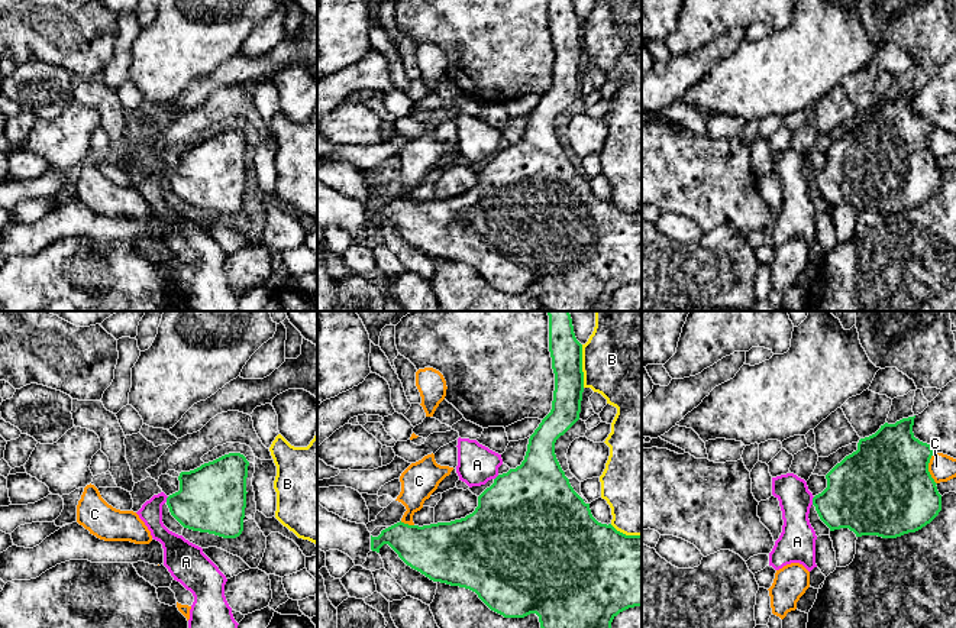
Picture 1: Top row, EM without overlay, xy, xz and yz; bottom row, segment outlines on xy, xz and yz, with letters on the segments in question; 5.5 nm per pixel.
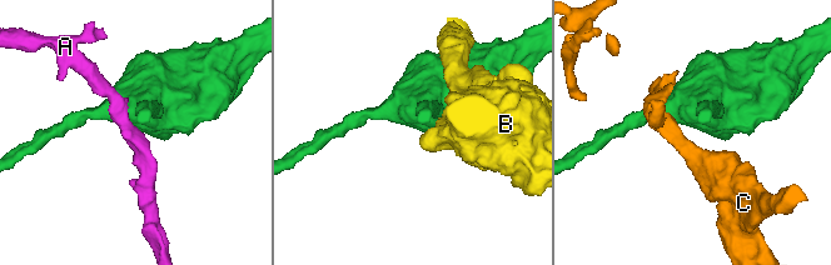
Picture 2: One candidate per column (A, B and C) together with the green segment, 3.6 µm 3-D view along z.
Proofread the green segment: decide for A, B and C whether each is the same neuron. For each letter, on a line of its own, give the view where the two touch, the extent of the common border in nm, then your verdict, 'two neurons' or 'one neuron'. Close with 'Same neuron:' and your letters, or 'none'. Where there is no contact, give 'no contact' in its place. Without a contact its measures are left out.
A: meets green in yz; contact 50 nm long; two neurons
B: meets green in xz; contact 240 nm long; two neurons
C: meets green in yz; contact 180 nm long; two neurons
Same neuron: none

